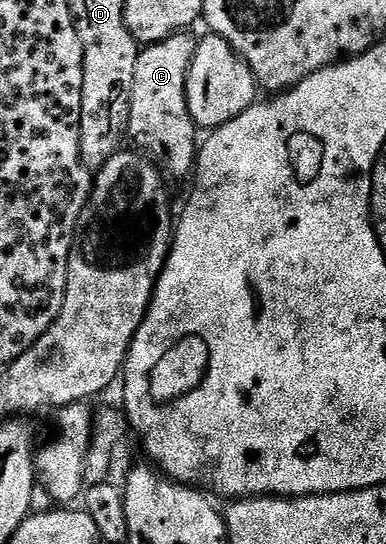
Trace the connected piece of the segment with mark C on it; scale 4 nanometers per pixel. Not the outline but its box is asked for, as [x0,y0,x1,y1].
[128,31,200,179]

